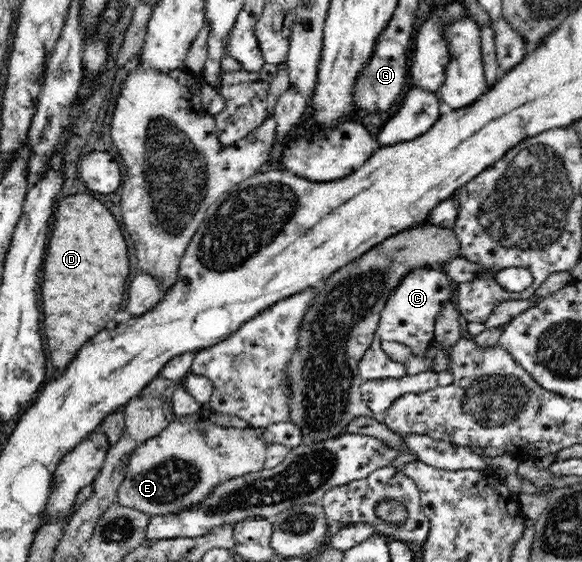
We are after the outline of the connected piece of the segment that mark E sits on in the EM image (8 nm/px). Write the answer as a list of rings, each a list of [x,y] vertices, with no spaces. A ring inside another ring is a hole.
[[[203,412],[174,419],[129,457],[117,502],[152,516],[196,507],[217,484],[264,468],[266,442],[255,427],[239,429],[211,423]]]

